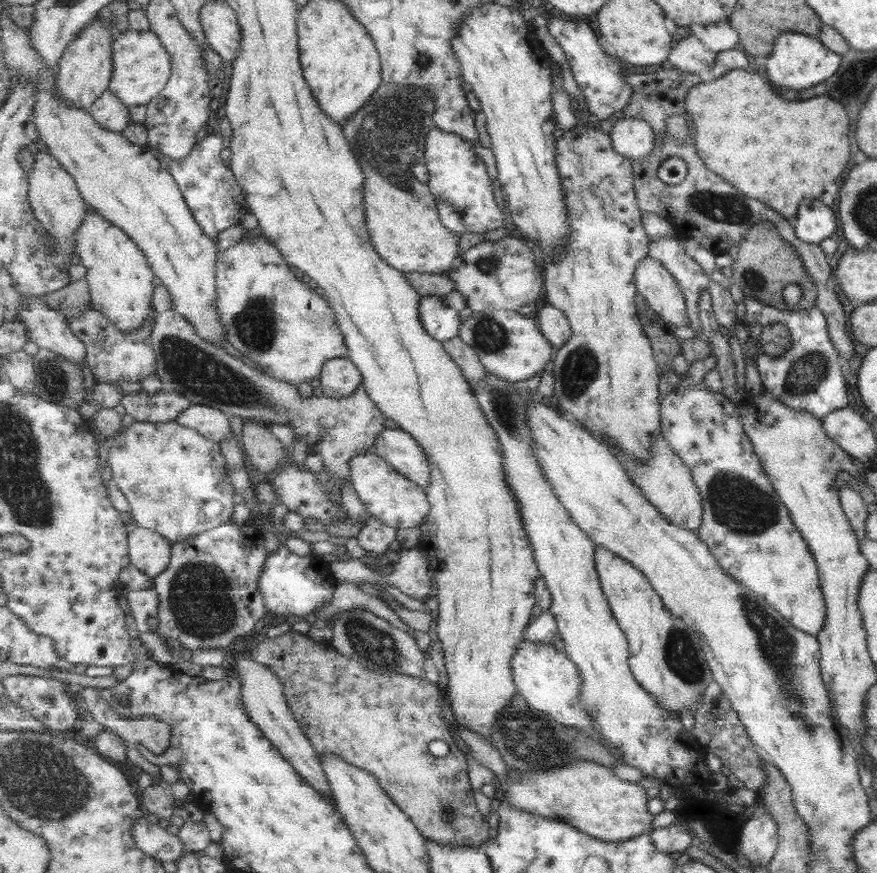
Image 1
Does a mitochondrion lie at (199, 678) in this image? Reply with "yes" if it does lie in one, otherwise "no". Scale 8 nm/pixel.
no

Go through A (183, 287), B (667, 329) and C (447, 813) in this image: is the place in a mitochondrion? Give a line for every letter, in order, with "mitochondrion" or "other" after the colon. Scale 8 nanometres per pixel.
A: other
B: other
C: mitochondrion

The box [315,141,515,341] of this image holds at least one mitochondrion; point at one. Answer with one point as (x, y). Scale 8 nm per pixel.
(488, 264)

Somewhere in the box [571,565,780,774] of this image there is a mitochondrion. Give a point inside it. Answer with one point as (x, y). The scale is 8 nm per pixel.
(681, 653)

